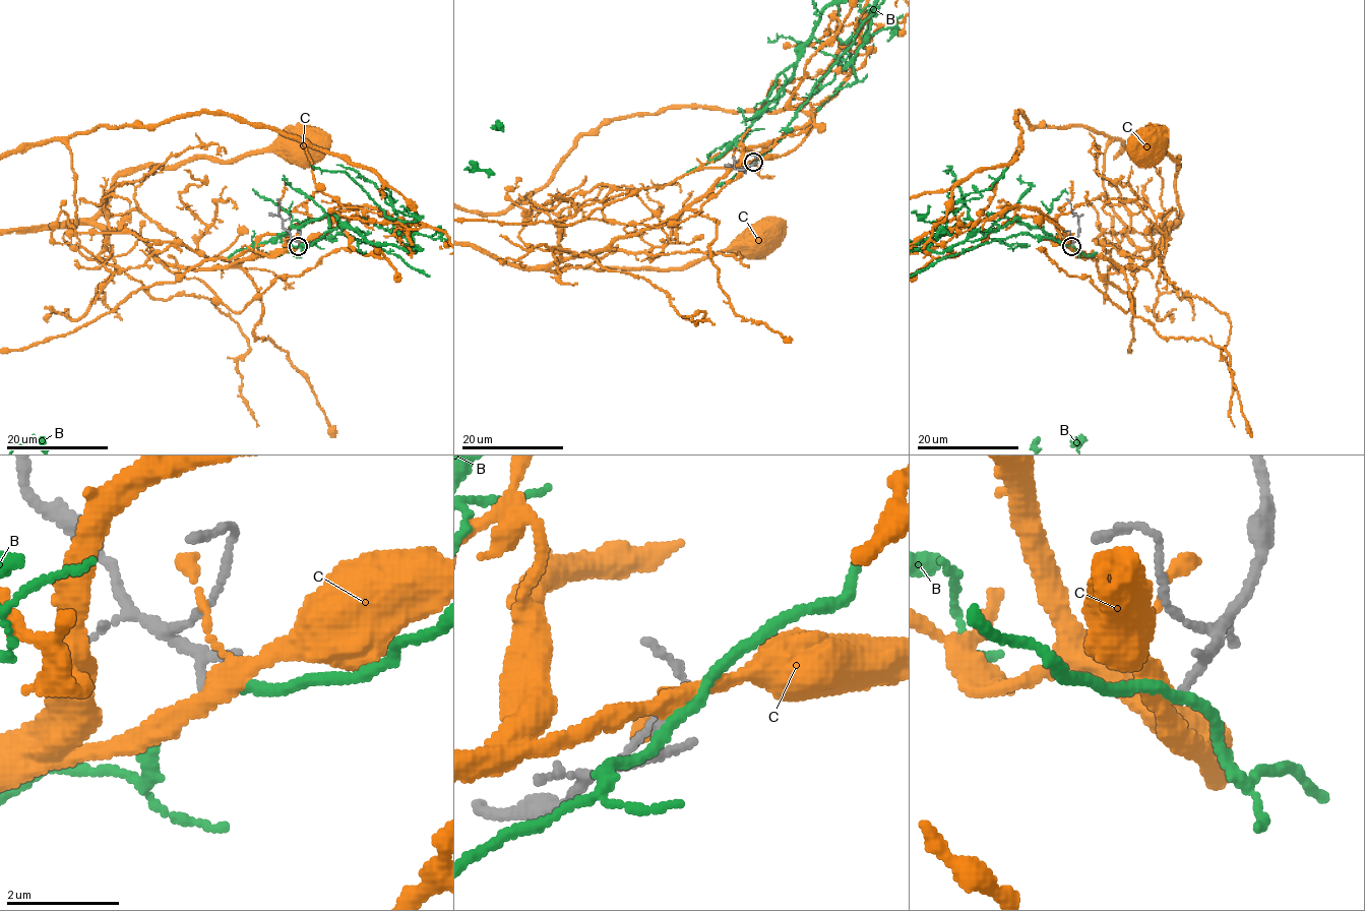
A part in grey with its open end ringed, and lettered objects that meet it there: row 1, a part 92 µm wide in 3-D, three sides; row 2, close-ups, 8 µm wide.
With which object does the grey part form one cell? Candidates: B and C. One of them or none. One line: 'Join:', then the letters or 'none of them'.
Join: none of them

